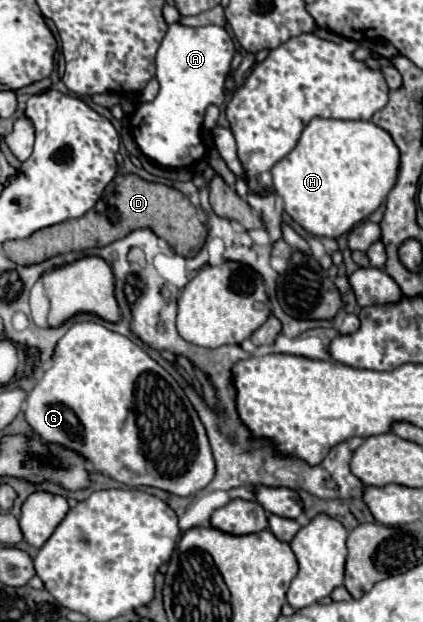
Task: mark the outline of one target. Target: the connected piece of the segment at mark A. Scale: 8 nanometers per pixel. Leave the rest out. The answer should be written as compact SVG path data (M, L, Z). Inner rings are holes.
M178 23L168 27L156 53L156 79L160 91L154 101L140 103L130 119L134 141L148 159L168 169L194 167L194 163L204 159L206 147L200 129L206 107L220 107L224 103L224 81L230 73L234 51L232 37L224 27L182 27Z

